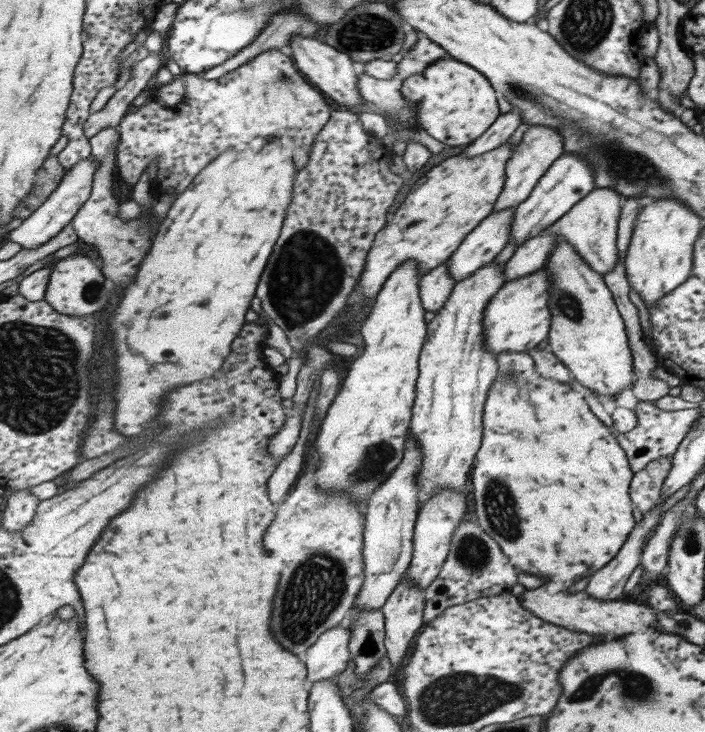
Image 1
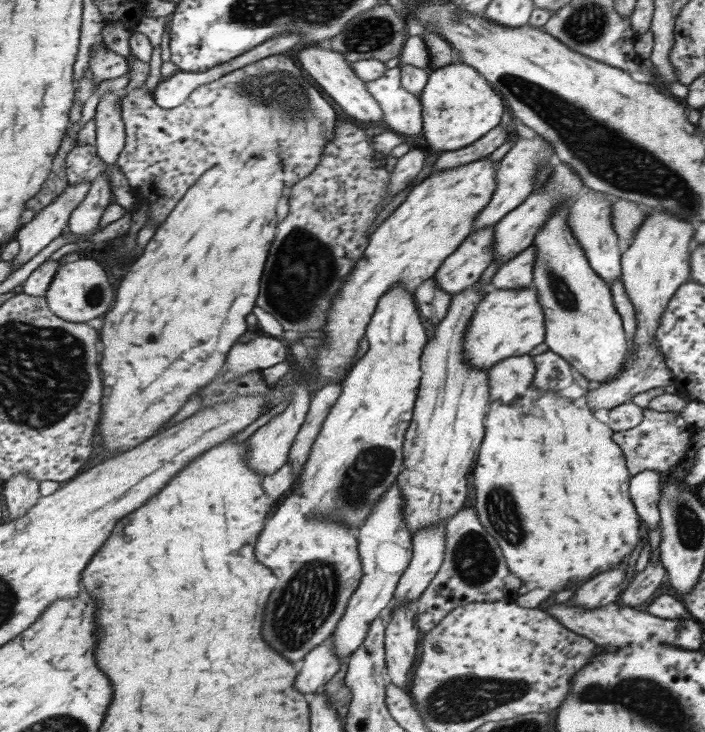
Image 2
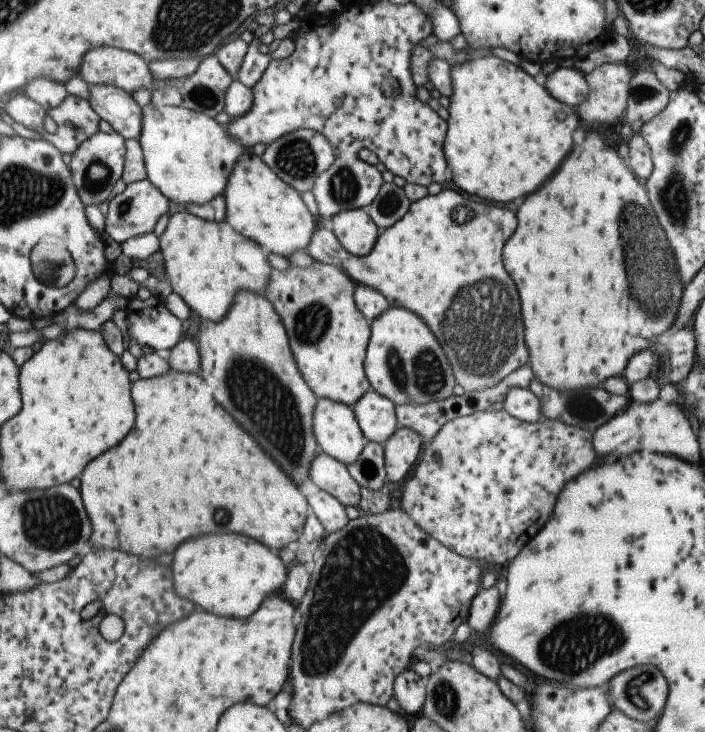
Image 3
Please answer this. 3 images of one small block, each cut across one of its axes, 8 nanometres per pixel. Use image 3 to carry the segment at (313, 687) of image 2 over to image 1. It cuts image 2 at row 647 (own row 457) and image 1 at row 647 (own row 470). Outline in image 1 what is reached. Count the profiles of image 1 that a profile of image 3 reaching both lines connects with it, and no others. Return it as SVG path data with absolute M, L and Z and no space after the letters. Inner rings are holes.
M346 624L339 625L324 632L311 645L305 653L307 660L304 662L310 670L309 686L314 682L337 678L347 670L351 662L351 635L352 632Z

